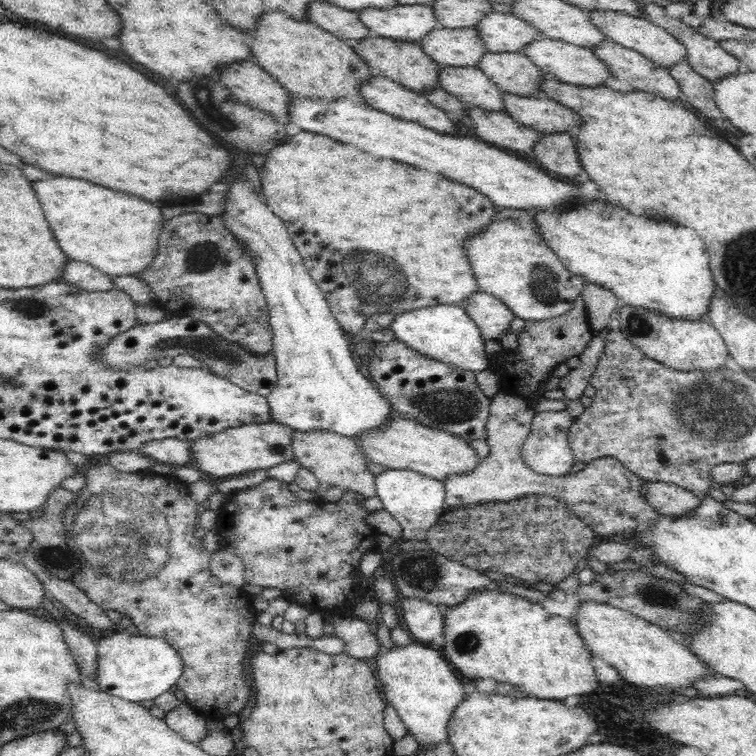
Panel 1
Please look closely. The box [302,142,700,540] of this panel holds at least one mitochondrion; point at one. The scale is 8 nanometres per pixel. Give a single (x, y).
(380, 276)

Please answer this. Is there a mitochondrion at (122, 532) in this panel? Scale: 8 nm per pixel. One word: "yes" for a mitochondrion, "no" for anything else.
yes

